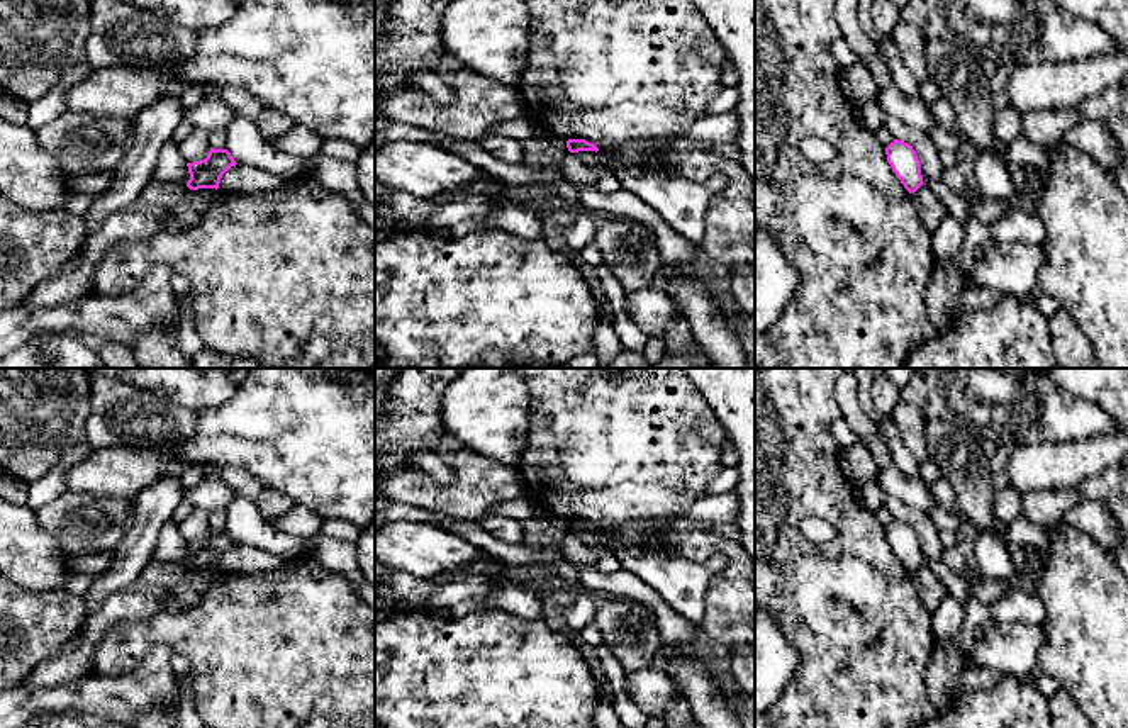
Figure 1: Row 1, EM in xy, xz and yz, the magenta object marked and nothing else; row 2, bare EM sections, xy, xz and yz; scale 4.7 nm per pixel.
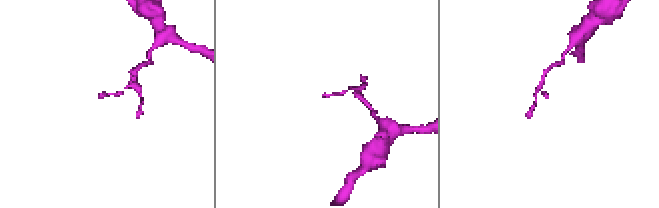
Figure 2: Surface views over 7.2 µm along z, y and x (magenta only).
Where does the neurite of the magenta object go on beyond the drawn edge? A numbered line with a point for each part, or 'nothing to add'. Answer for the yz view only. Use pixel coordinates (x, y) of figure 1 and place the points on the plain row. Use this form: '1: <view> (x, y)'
nothing to add

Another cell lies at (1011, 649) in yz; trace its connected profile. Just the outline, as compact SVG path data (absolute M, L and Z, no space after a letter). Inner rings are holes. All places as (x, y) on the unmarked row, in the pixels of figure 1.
M997 624L965 650L963 665L977 665L1014 677L1036 670L1036 657L1047 635L1041 624Z

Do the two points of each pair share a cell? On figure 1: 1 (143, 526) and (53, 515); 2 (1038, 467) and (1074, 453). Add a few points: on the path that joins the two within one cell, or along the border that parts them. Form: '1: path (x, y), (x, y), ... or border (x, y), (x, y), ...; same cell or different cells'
1: border (133, 501), (134, 521), (128, 535), (111, 554); different cells
2: path (1047, 465), (1062, 465), (1066, 462); same cell

